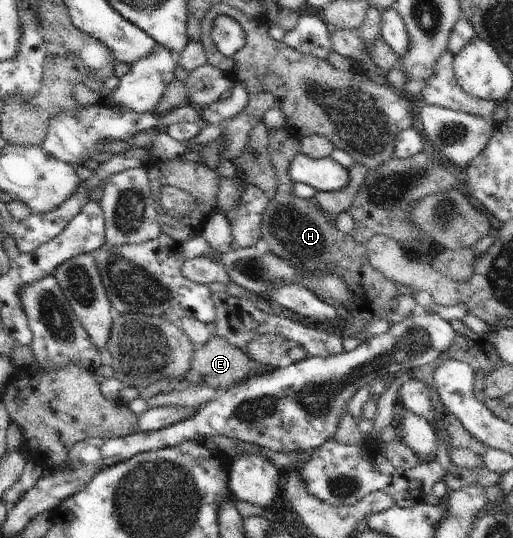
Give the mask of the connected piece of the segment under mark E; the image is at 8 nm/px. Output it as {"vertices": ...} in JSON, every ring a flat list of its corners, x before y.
{"vertices":[[214,337,205,347,196,349,185,378,196,387,226,388,244,382,254,366,246,350]]}

